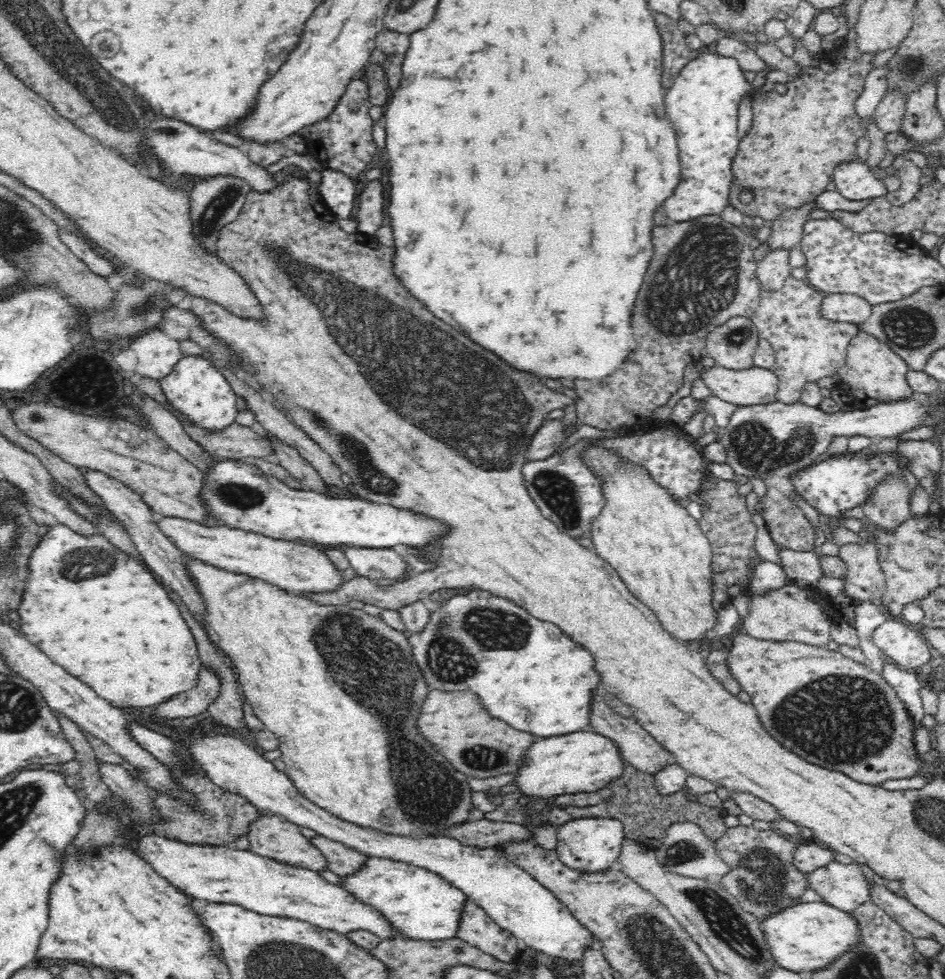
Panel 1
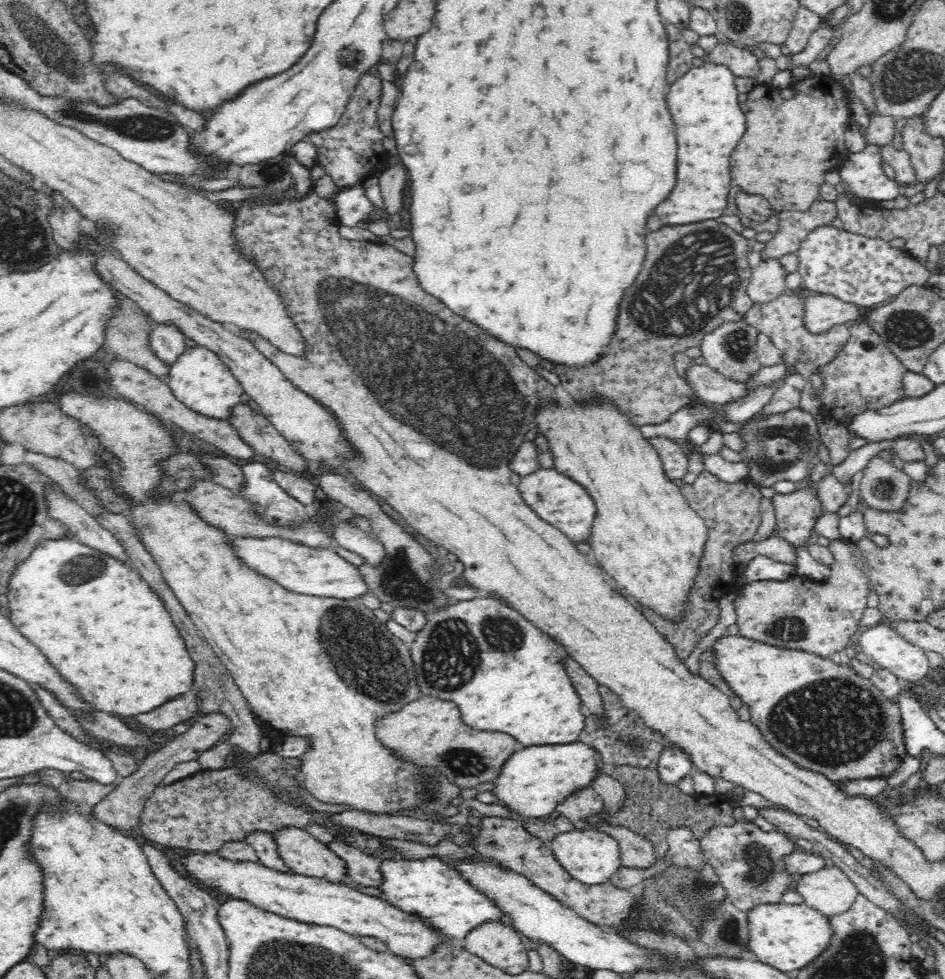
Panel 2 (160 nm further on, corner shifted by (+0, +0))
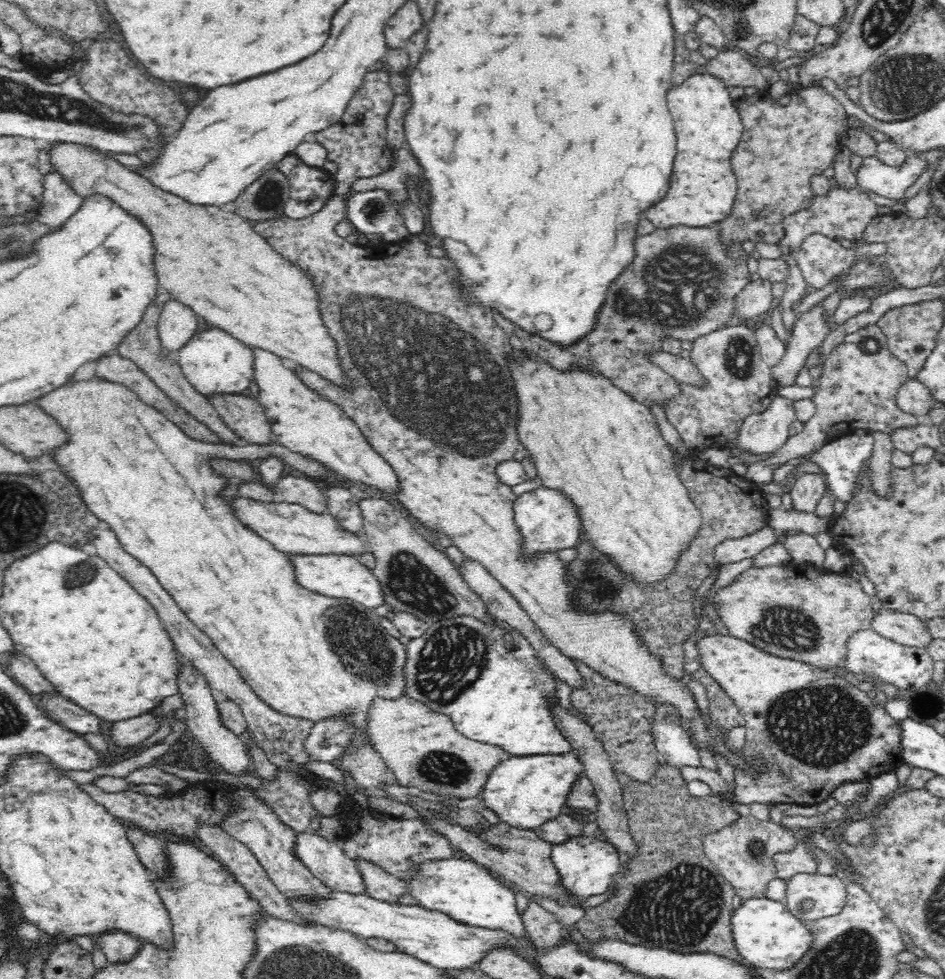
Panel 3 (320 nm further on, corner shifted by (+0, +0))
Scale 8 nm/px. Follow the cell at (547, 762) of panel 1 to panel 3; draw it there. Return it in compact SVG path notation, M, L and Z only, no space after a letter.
M574 751L512 755L490 772L480 793L482 806L492 810L500 820L514 827L536 830L547 820L562 814L570 790L582 776L585 776L584 763Z

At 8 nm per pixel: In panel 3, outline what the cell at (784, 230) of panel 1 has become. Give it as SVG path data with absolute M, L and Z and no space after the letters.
M857 187L851 189L831 189L828 196L815 196L810 208L792 213L781 220L784 230L782 240L777 242L780 252L786 258L787 255L795 254L801 247L802 240L808 235L822 233L827 237L841 237L850 241L861 243L859 238L863 228L877 214L878 205L874 203L864 192L860 192Z

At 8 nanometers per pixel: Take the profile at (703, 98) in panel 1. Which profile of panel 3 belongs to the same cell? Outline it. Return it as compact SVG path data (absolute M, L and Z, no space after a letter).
M699 70L693 75L688 76L686 80L679 81L668 92L668 108L672 112L674 118L678 118L676 122L676 138L678 138L678 152L676 152L676 162L674 162L674 174L672 174L672 186L670 186L670 192L666 194L666 198L656 204L654 208L650 208L650 212L646 212L646 216L660 228L668 228L668 226L676 226L676 224L684 224L686 227L706 227L706 224L712 224L712 222L720 222L724 220L728 214L730 214L730 208L732 208L732 202L734 202L734 196L736 196L736 176L732 174L732 168L730 168L730 156L732 156L732 150L736 148L736 144L740 142L742 138L742 132L744 132L744 126L742 126L742 120L736 106L736 100L730 97L728 92L728 85L724 83L722 77L717 77L708 73L706 70Z

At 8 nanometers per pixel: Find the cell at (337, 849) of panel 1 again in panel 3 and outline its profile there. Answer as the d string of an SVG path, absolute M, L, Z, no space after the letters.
M356 857L353 860L362 877L365 892L376 900L398 903L398 898L406 894L402 879L390 874L382 865L368 859Z

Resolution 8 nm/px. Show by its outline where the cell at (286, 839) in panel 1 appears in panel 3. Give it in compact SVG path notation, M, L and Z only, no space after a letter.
M310 831L295 834L293 856L299 860L326 888L350 893L366 893L356 863L344 852L344 848L331 840Z

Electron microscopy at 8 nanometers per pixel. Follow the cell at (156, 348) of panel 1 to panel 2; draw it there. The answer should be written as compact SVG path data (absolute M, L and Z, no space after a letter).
M159 324L149 333L149 349L164 364L174 364L186 350L185 336L173 326Z

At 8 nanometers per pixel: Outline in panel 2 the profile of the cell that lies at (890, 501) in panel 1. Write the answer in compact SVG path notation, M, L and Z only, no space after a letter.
M878 455L869 460L863 472L859 495L863 506L880 512L900 512L910 497L910 477Z

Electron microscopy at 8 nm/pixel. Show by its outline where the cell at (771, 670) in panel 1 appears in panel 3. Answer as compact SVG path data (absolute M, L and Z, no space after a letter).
M708 633L703 638L700 638L696 642L696 646L700 652L700 666L706 669L720 685L728 693L728 696L734 699L736 706L742 711L744 715L746 726L746 738L744 751L746 751L746 757L752 765L761 765L764 763L764 771L768 771L766 776L762 778L756 778L754 780L751 776L746 776L741 770L734 770L734 785L730 787L732 802L738 804L752 804L752 802L758 802L758 804L766 803L798 803L798 804L818 804L823 800L830 797L831 792L840 784L846 781L866 781L870 778L882 774L882 772L892 772L898 769L898 766L903 762L903 756L901 755L901 723L892 718L888 711L884 709L884 706L880 704L874 704L871 702L872 698L868 699L864 689L861 689L854 684L850 684L842 670L838 669L822 669L818 665L812 665L808 661L802 661L802 659L794 659L794 657L781 657L774 655L766 650L760 650L756 648L754 644L747 640L732 635L717 635L715 633Z

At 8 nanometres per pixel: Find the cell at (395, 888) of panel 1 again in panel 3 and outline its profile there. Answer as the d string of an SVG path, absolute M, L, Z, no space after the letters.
M455 857L425 860L412 867L405 877L398 877L414 902L426 910L444 914L453 922L470 928L502 931L514 937L526 935L522 916L517 911L515 893L474 860Z

